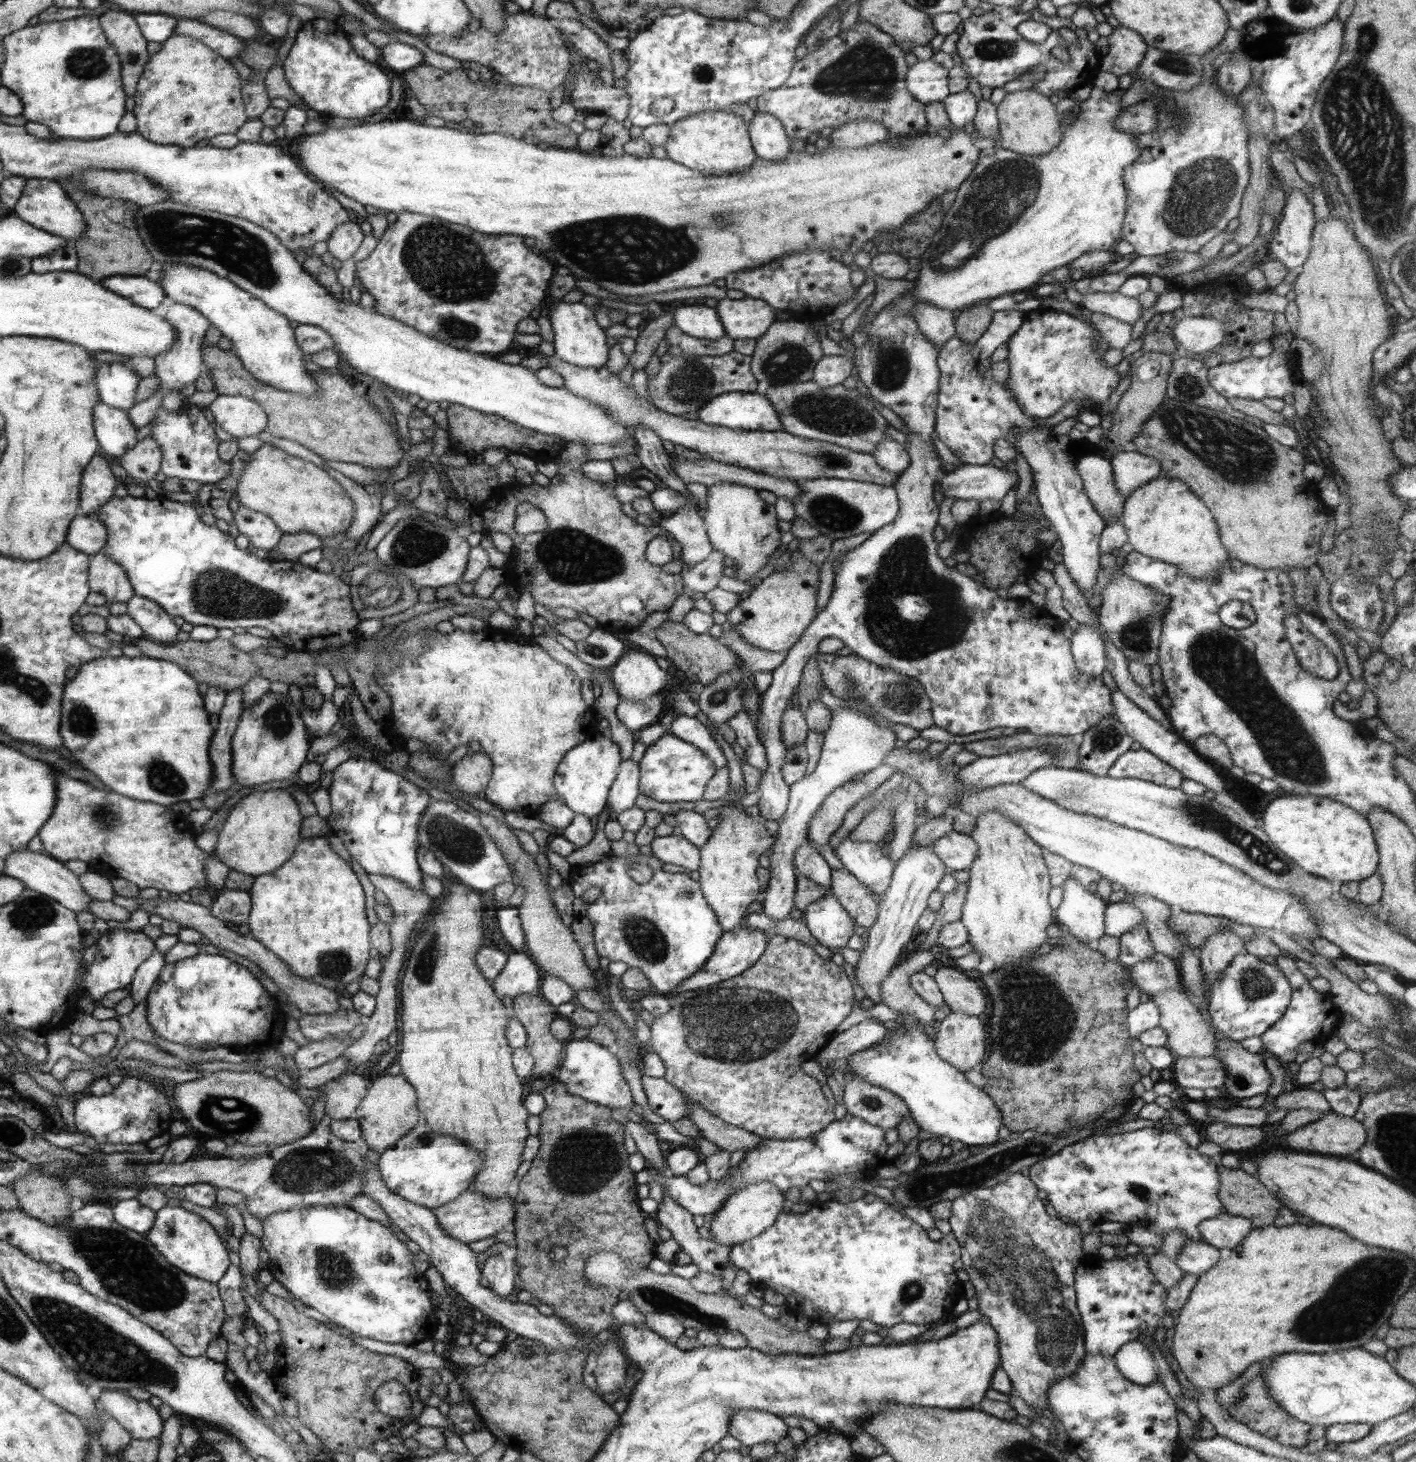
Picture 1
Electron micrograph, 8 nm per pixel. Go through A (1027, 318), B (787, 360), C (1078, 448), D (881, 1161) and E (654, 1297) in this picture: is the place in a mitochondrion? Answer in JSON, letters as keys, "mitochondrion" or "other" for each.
{"A":"other","B":"mitochondrion","C":"other","D":"other","E":"mitochondrion"}

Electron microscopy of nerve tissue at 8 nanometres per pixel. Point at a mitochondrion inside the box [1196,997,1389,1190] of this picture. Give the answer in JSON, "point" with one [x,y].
{"point":[1242,1082]}

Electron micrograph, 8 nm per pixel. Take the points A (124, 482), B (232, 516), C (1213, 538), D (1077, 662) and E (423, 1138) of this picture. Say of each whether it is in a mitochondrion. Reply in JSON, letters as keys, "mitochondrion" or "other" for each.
{"A":"other","B":"other","C":"other","D":"other","E":"mitochondrion"}

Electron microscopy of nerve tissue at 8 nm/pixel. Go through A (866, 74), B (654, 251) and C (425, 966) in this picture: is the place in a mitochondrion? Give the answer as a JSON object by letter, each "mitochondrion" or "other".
{"A":"mitochondrion","B":"mitochondrion","C":"mitochondrion"}

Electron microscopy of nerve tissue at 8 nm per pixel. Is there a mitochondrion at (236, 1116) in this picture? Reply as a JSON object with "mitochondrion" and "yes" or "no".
{"mitochondrion":"yes"}

